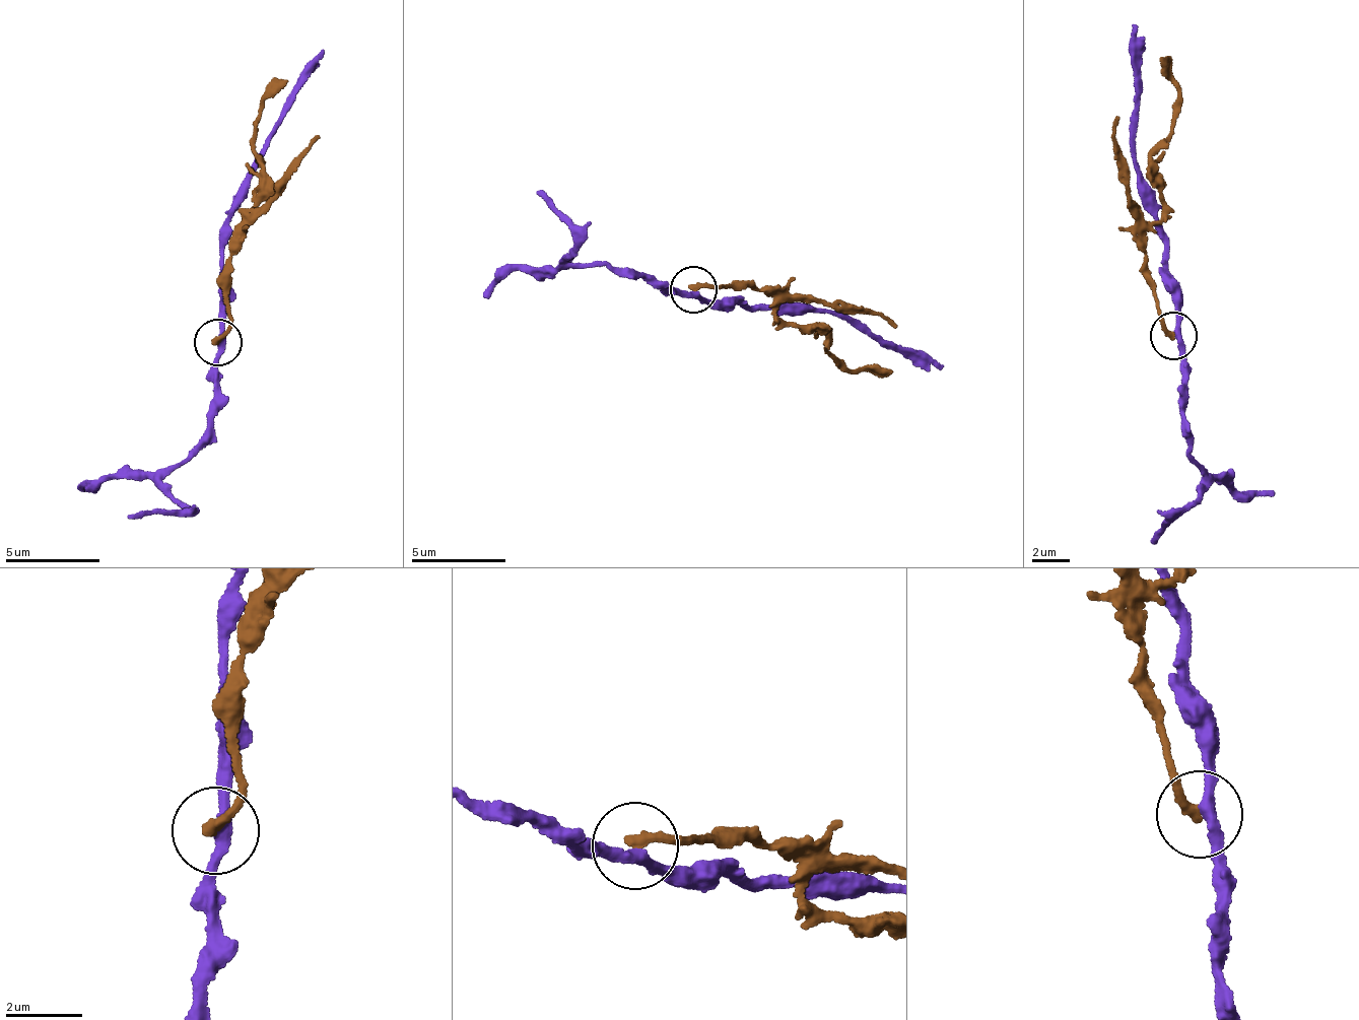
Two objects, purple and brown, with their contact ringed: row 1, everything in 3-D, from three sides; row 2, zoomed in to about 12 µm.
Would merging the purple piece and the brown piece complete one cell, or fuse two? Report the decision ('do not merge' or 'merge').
do not merge

